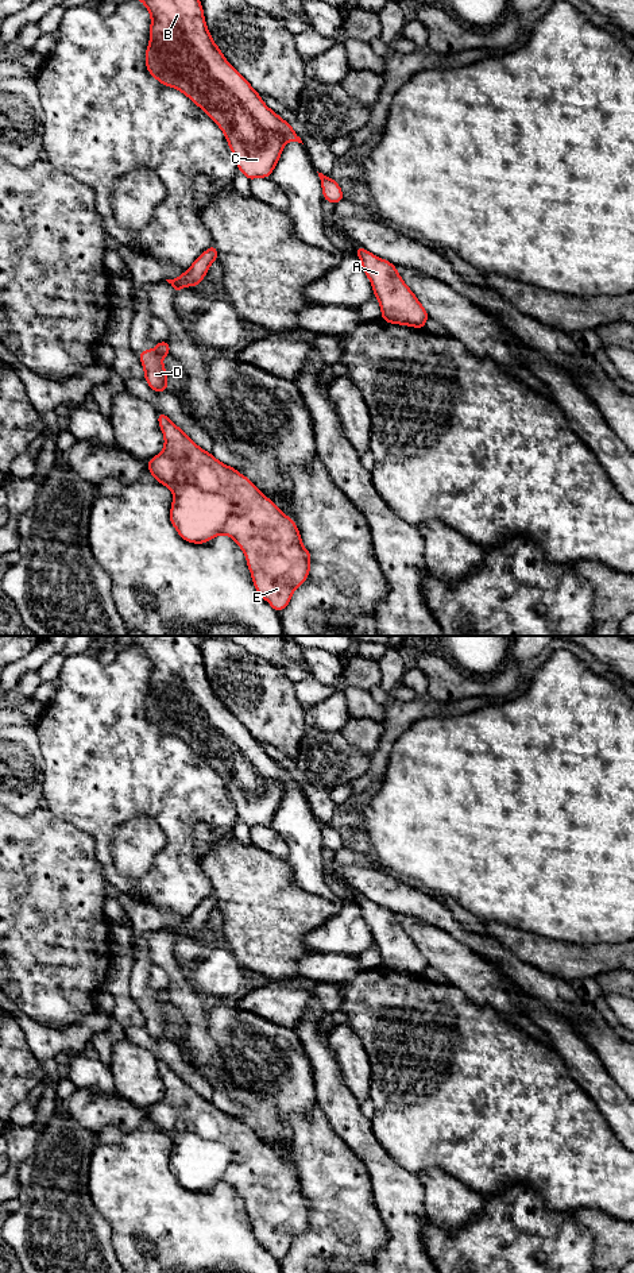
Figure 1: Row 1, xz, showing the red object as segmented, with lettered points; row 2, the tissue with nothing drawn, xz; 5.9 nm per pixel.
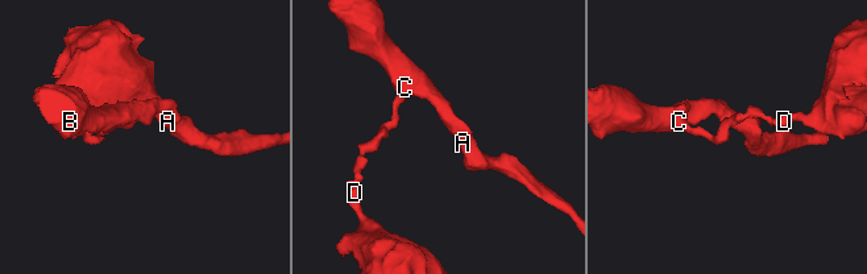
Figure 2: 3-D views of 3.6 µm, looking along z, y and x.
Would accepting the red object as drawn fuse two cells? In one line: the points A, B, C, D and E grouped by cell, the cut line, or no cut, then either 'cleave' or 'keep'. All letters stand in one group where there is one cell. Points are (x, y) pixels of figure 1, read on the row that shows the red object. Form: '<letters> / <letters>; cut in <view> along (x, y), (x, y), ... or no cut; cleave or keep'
A B C / D E; cut in xz along (154, 350), (161, 357); cleave

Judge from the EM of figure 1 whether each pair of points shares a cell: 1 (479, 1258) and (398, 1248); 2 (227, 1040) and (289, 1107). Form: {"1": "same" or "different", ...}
{"1": "different", "2": "same"}

